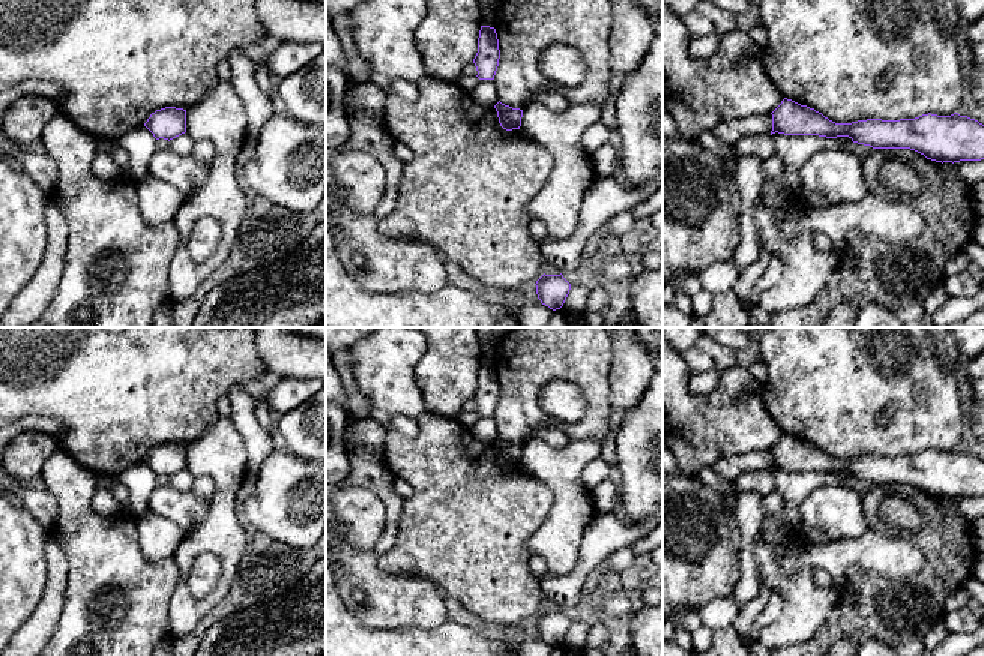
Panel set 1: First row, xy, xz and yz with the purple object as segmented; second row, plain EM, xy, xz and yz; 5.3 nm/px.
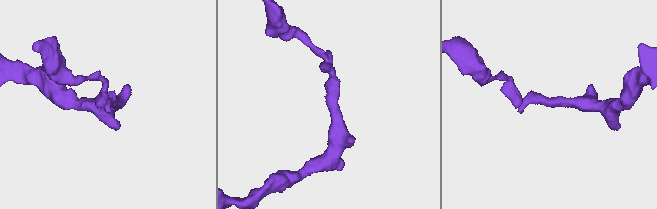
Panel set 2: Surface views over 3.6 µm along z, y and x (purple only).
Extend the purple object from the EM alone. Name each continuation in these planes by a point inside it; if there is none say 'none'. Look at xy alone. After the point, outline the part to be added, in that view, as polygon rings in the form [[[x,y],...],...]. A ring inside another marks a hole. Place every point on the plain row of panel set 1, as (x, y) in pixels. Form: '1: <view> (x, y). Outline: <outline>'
none

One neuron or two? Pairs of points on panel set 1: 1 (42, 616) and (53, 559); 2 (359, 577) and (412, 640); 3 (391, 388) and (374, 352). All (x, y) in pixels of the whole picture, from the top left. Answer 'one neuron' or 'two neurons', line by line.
1: one neuron
2: two neurons
3: one neuron

